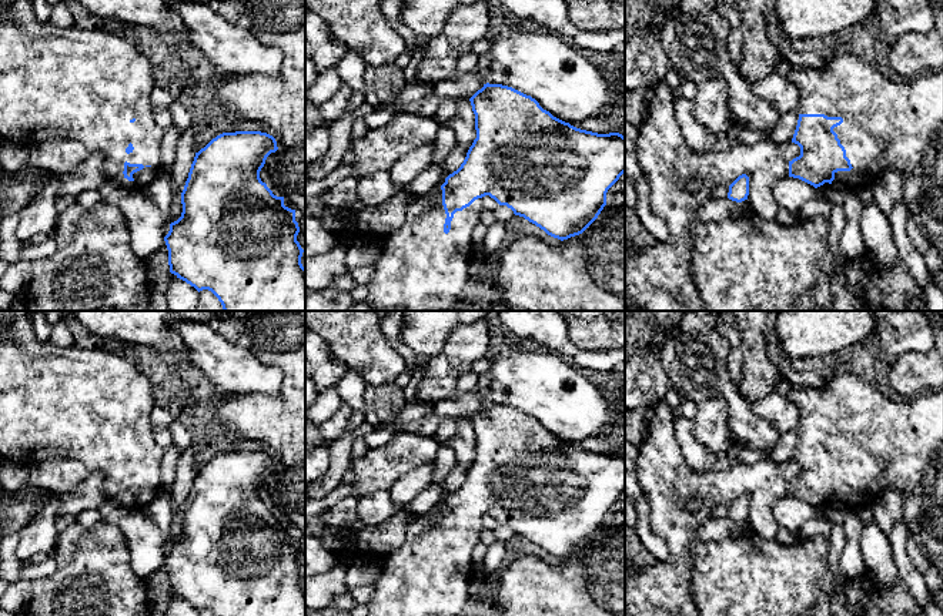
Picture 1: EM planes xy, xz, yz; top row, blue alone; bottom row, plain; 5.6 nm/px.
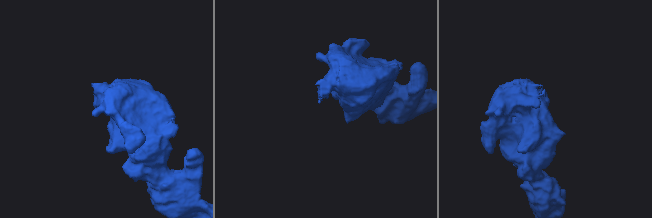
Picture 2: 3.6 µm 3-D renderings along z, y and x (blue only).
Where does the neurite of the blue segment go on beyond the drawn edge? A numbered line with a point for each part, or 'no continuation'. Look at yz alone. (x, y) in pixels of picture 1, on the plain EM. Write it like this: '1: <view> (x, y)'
1: yz (888, 444)

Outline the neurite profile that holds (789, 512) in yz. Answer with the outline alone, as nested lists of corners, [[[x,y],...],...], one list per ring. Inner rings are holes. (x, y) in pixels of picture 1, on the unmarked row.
[[[787,495],[775,502],[773,516],[779,528],[797,533],[805,522],[817,518],[817,512],[813,505]]]

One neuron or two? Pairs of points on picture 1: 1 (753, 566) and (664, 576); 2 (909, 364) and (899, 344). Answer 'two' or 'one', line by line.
1: two
2: two

